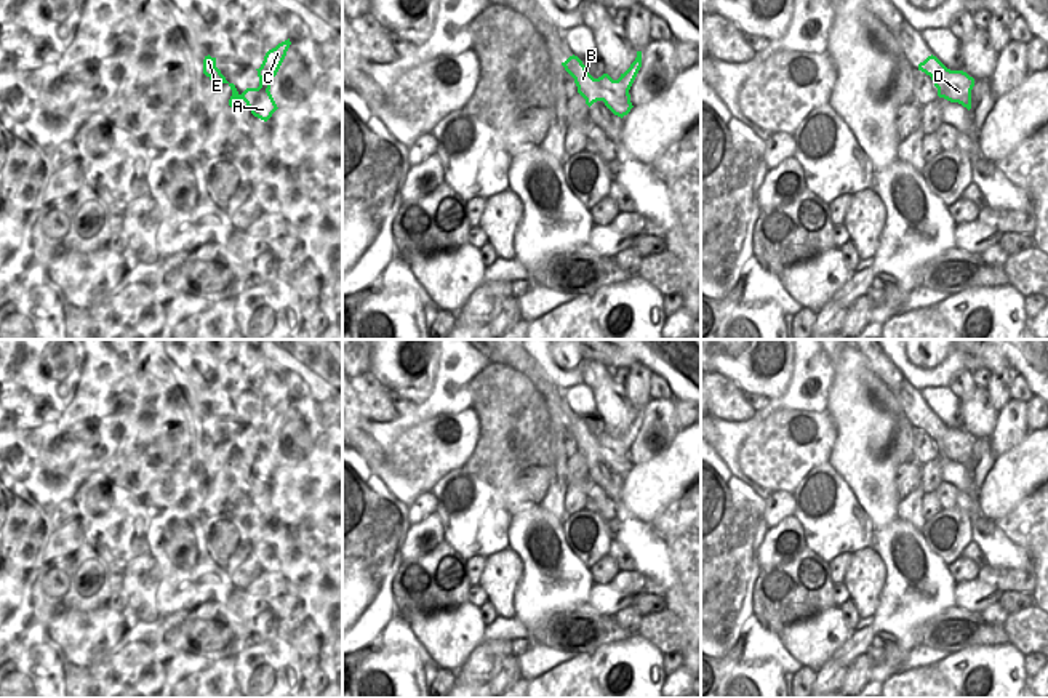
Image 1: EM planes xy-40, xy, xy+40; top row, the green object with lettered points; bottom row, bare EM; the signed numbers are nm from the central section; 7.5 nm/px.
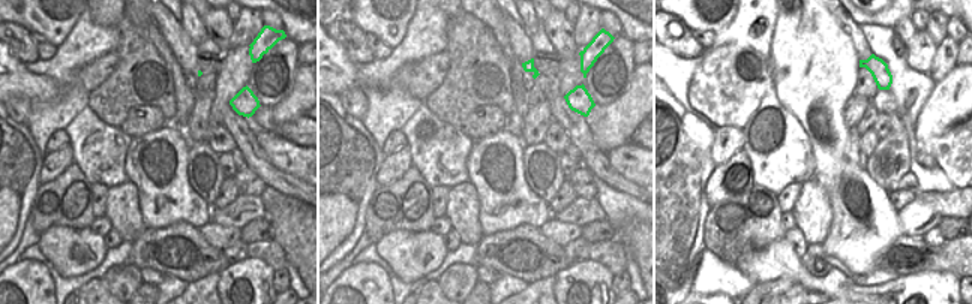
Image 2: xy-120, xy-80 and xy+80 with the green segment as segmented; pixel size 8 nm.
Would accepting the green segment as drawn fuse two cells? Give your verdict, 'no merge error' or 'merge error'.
merge error

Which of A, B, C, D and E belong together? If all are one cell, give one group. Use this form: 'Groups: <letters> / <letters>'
Groups: A B D E / C

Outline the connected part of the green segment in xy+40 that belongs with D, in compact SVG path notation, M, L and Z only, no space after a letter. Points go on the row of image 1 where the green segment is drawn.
M933 54L918 64L918 70L931 77L939 98L958 102L968 110L971 109L971 90L974 86L974 78L966 72L947 69Z

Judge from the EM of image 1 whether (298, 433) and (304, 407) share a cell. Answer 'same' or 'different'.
same

